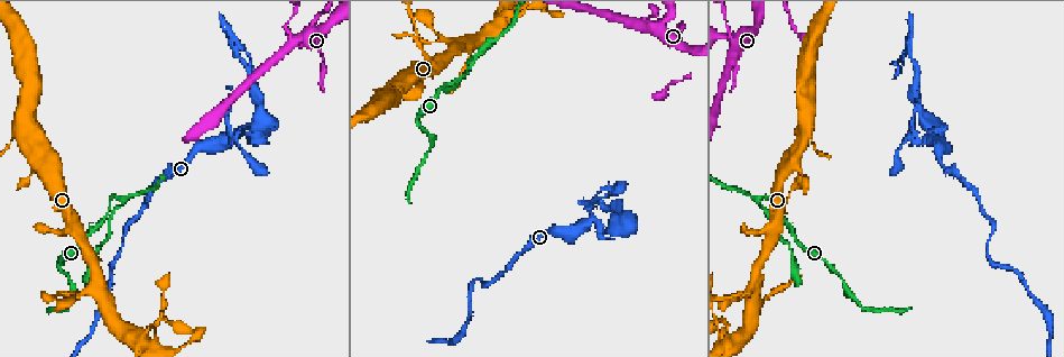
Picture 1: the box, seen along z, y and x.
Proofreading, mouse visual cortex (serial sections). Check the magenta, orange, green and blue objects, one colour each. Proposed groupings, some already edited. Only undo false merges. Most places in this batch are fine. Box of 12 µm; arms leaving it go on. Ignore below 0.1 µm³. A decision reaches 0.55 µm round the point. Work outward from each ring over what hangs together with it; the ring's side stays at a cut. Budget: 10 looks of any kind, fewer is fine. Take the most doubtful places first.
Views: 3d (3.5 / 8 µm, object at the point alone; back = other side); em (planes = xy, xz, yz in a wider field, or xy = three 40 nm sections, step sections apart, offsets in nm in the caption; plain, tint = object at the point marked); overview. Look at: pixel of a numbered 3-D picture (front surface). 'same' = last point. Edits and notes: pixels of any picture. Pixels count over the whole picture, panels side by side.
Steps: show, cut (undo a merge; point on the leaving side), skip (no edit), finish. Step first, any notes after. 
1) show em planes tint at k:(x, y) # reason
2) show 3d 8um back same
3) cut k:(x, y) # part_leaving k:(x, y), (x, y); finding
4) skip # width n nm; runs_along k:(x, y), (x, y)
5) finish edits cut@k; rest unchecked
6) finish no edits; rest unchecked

show 3d 3.5um back at 1:(758, 198) # a fork

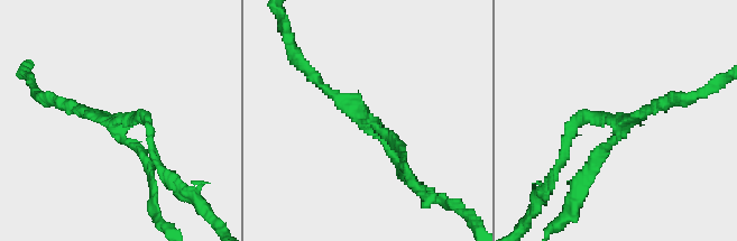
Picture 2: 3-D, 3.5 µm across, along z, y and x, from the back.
show em xy step 2 tint at 2:(370, 121) # arms 3; arm_widths 150, 150, 150 nm

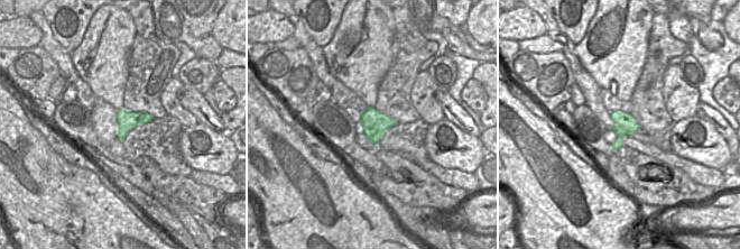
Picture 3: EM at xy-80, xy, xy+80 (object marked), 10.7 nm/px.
skip # runs_along 2:(568, 133), (579, 116), (619, 126), (588, 178); continuous, no second cell

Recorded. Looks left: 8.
show 3d 8um at 1:(74, 299) # thin neck

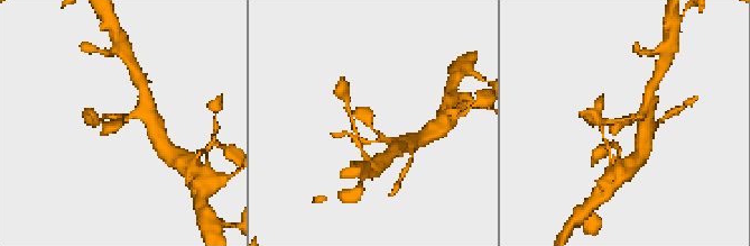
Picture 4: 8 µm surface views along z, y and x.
show em xy step 1 tint at 4:(632, 121)

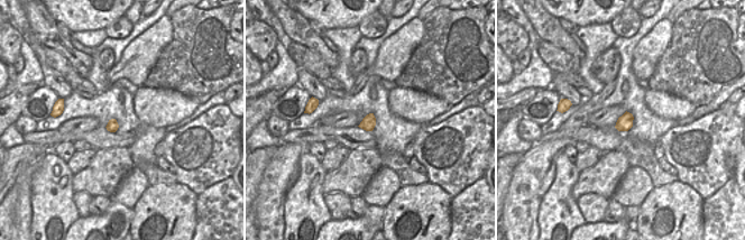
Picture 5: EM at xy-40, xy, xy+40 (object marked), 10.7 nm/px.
skip # continuous, no second cell

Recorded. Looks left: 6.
show 3d 3.5um at 1:(290, 19) # a narrow waist

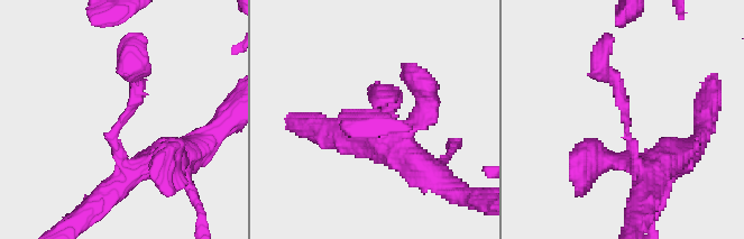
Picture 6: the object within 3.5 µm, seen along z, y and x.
show em xy step 3 tint at 6:(626, 124) # arm_widths 200, 350 nm; now the EM

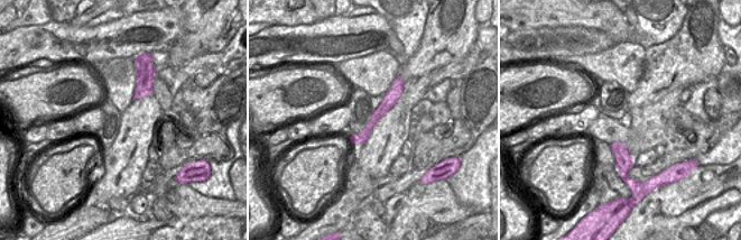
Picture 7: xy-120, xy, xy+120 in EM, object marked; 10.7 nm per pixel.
skip # runs_along 6:(138, 167), (111, 139), (138, 99), (128, 74); all the same cell

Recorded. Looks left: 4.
show 3d 3.5um back at 1:(730, 336) # thick turns thin

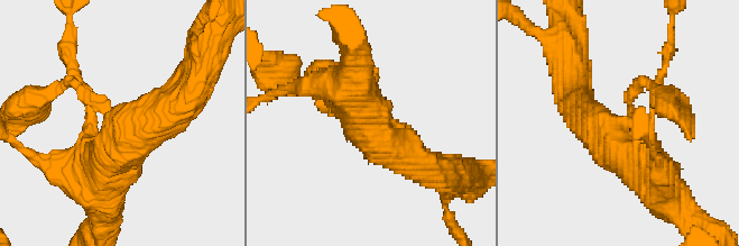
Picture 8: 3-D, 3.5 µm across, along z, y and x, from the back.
show em xy step 2 tint at 8:(623, 122)

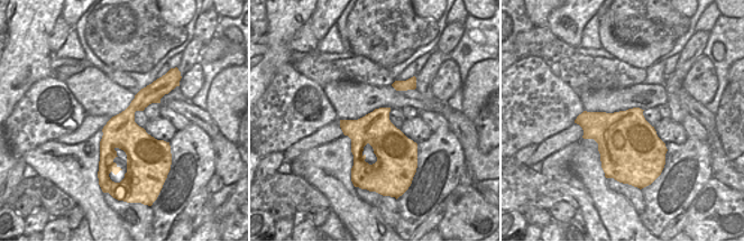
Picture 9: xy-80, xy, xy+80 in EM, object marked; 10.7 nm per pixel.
show em xy step 5 tint same

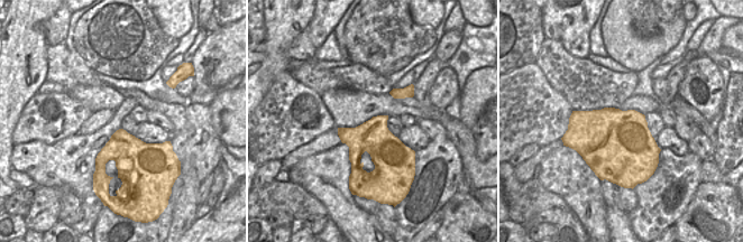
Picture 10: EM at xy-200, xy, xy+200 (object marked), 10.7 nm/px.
skip # runs_along 8:(426, 166), (365, 133), (330, 89); all the same cell

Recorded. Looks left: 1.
finish no edits; rest unchecked

